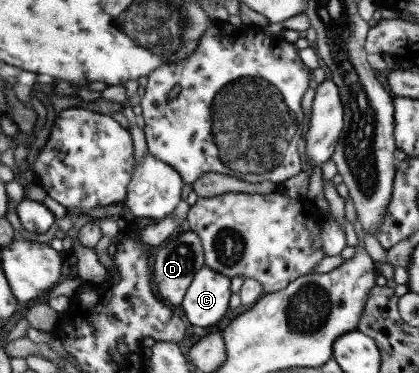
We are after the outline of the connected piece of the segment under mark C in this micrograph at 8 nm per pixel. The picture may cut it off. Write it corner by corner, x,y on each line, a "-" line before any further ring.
202,266
196,270
180,308
192,326
206,328
216,324
220,318
228,317
230,294
229,279
210,267

